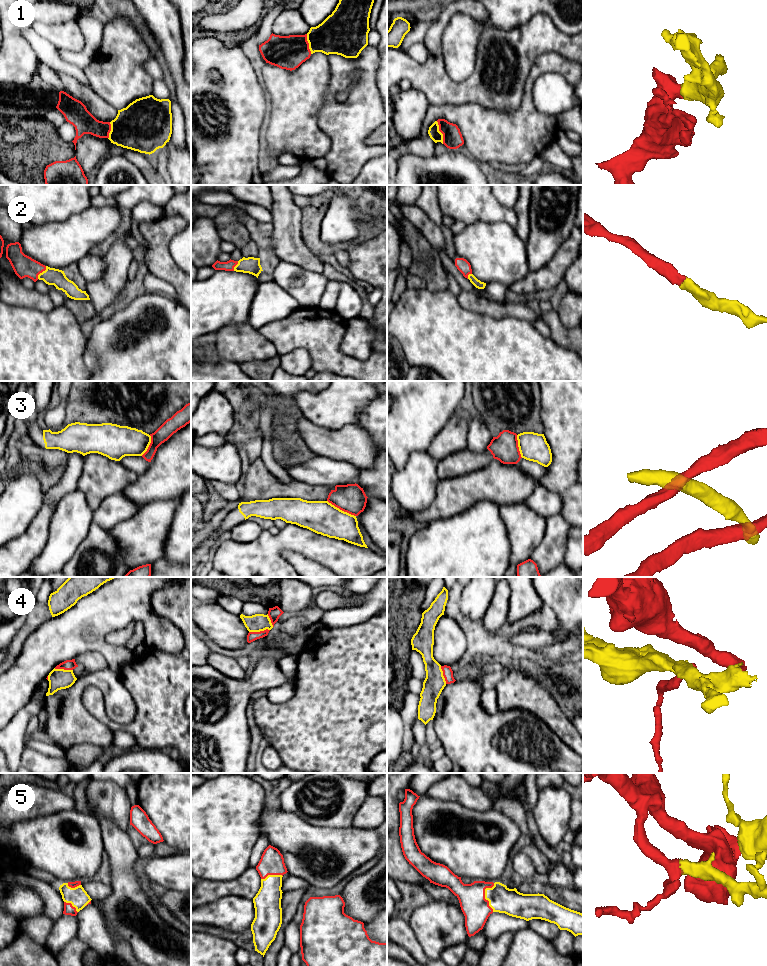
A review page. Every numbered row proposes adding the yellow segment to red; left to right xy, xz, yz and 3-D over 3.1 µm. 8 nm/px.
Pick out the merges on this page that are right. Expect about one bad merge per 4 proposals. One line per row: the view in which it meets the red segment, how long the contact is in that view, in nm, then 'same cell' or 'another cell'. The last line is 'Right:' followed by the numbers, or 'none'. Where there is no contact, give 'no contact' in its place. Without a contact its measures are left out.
1: contact in yz; length 190 nm; same cell
2: contact in xy; length 130 nm; same cell
3: contact in xz; length 260 nm; same cell
4: contact in xz; length 170 nm; another cell
5: contact in yz; length 240 nm; same cell
Right: 1, 2, 3, 5

